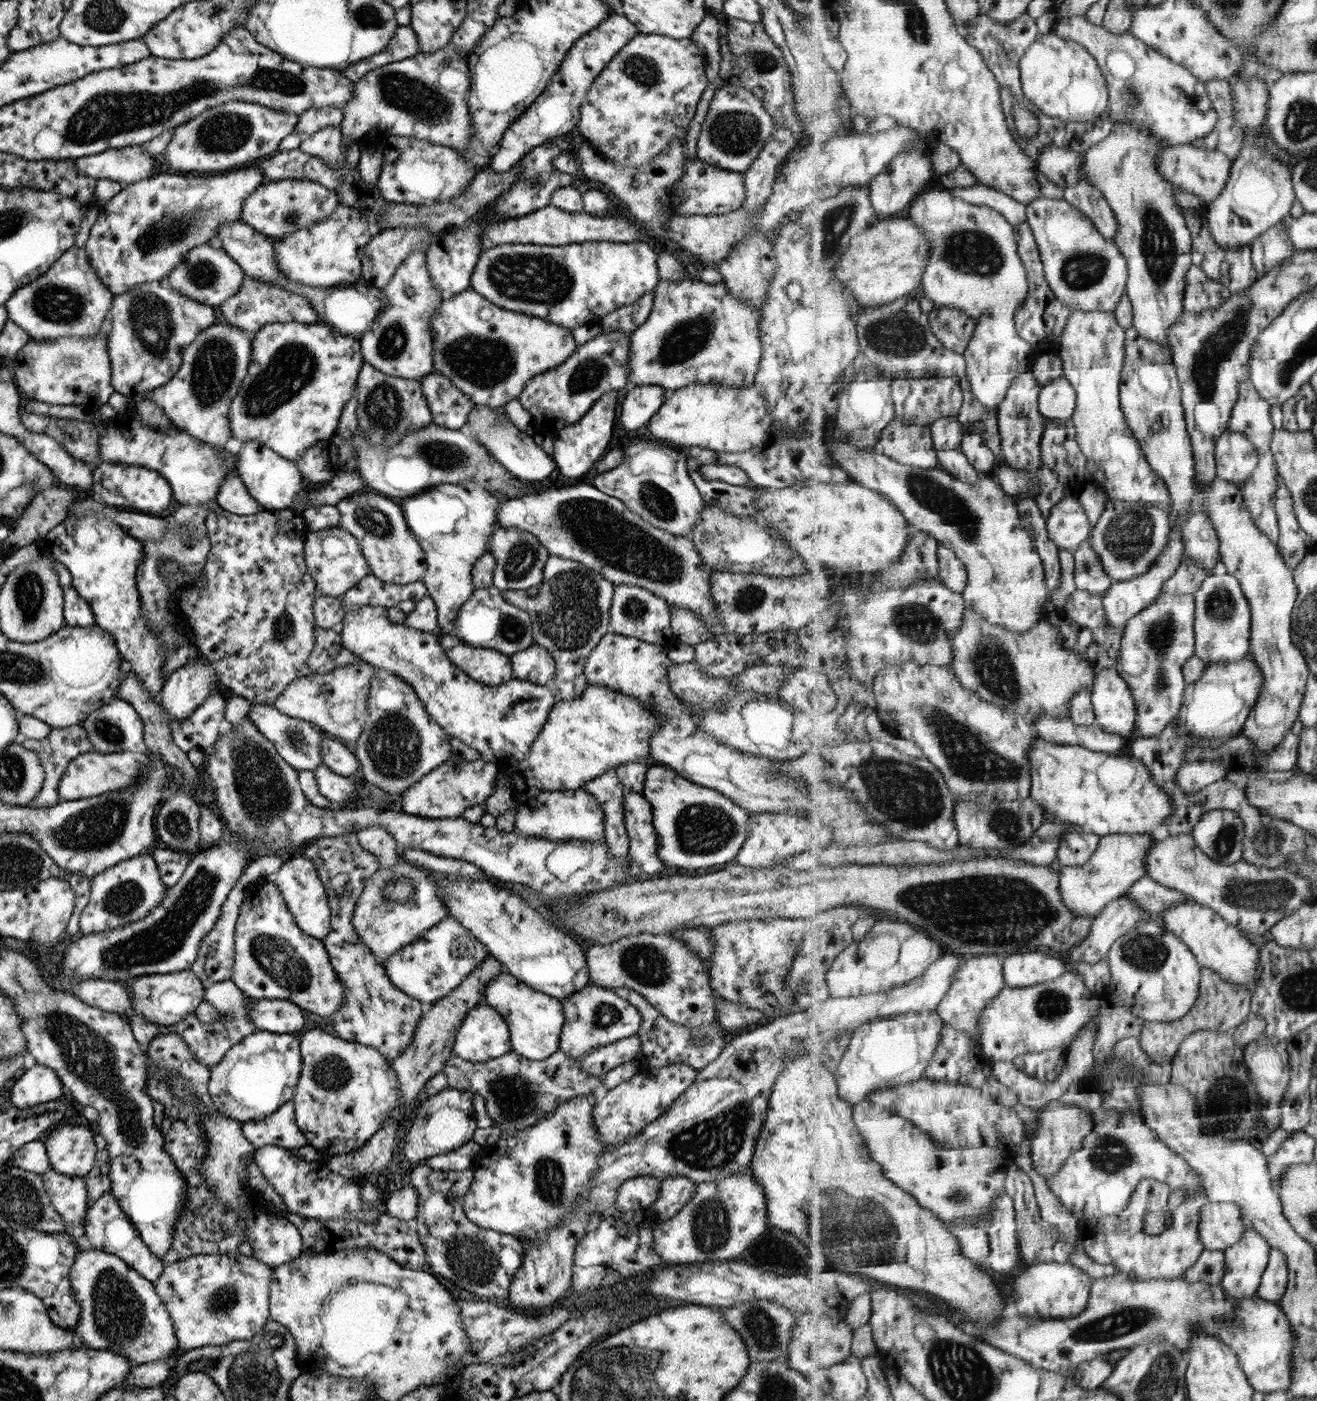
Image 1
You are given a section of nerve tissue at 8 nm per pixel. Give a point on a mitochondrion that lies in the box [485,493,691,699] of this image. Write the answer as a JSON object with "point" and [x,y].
{"point":[570,615]}

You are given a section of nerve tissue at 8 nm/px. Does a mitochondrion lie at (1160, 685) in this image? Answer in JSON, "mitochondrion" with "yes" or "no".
{"mitochondrion":"yes"}

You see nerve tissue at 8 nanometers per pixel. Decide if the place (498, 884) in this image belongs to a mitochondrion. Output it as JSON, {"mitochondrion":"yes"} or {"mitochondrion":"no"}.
{"mitochondrion":"no"}

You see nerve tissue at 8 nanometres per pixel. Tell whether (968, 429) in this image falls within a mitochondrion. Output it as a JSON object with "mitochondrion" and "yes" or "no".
{"mitochondrion":"no"}

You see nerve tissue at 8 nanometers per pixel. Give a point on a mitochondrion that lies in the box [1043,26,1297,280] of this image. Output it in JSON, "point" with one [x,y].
{"point":[1131,97]}

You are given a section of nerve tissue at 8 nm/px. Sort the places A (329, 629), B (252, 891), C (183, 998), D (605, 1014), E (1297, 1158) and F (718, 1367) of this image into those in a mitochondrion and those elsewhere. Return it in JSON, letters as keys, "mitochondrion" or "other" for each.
{"A":"other","B":"other","C":"other","D":"mitochondrion","E":"other","F":"other"}

